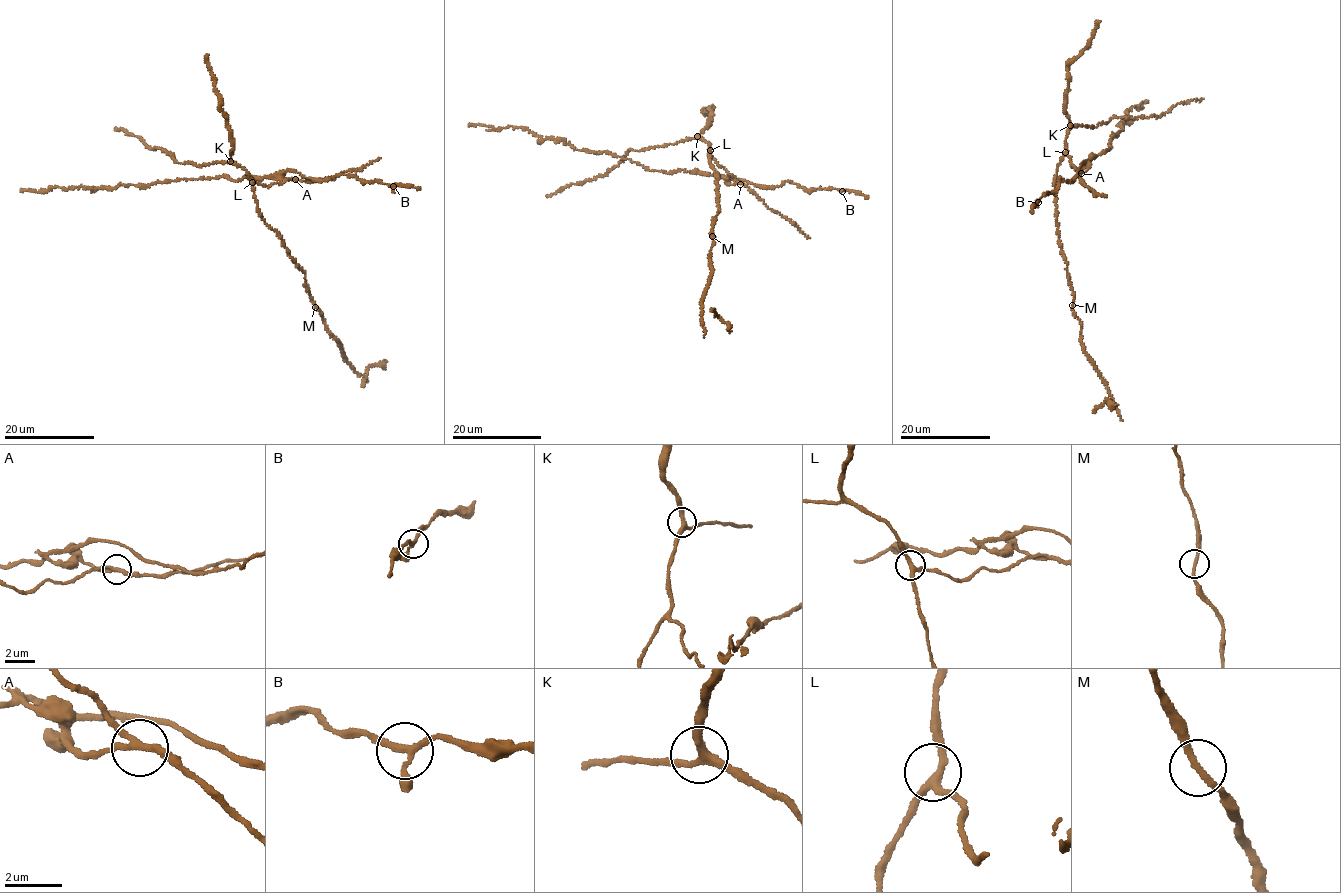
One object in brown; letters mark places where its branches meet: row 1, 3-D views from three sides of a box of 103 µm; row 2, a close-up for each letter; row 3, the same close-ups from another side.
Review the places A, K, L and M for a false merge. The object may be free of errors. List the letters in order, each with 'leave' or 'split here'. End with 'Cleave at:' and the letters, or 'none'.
A: split here
K: leave
L: leave
M: leave
Cleave at: A

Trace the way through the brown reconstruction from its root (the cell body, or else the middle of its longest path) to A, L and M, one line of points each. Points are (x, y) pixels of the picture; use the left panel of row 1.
A: (265, 186), (295, 179)
L: (265, 186), (252, 182)
M: (265, 186), (253, 184), (258, 210), (264, 222), (282, 240), (288, 256), (304, 272), (305, 285), (315, 306)

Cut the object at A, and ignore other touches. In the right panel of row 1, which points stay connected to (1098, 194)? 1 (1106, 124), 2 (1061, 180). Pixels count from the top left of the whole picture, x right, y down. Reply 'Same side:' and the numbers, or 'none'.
Same side: 1

